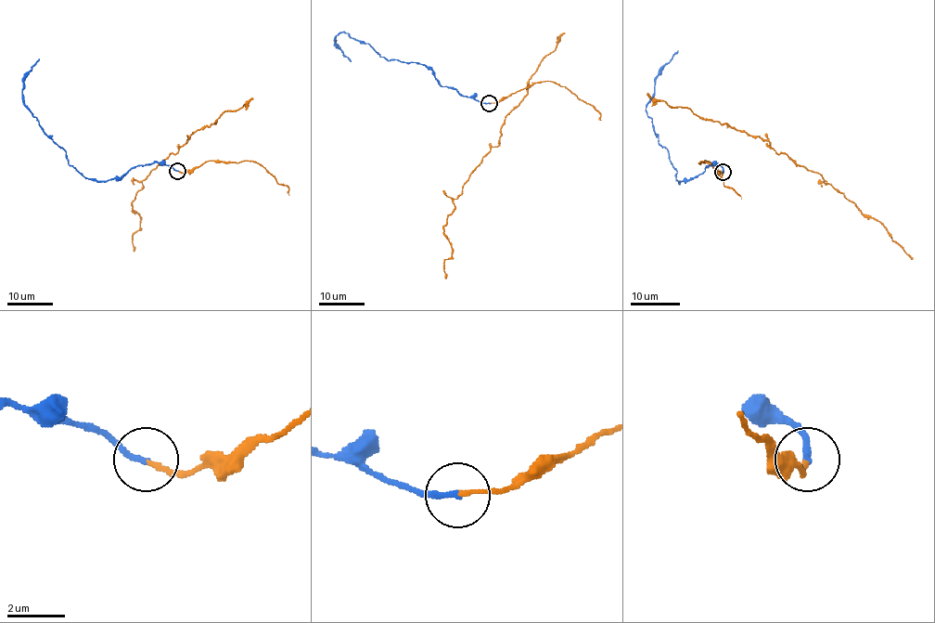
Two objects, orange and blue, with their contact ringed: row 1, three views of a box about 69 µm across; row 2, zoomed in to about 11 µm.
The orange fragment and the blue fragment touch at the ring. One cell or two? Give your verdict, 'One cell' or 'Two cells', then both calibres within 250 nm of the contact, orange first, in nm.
One cell. Thickness 140 nm (orange) against 200 nm

